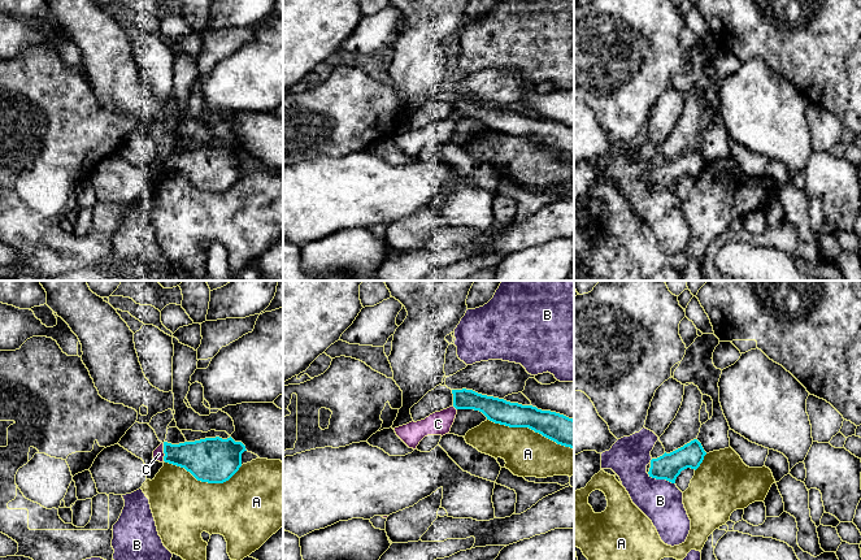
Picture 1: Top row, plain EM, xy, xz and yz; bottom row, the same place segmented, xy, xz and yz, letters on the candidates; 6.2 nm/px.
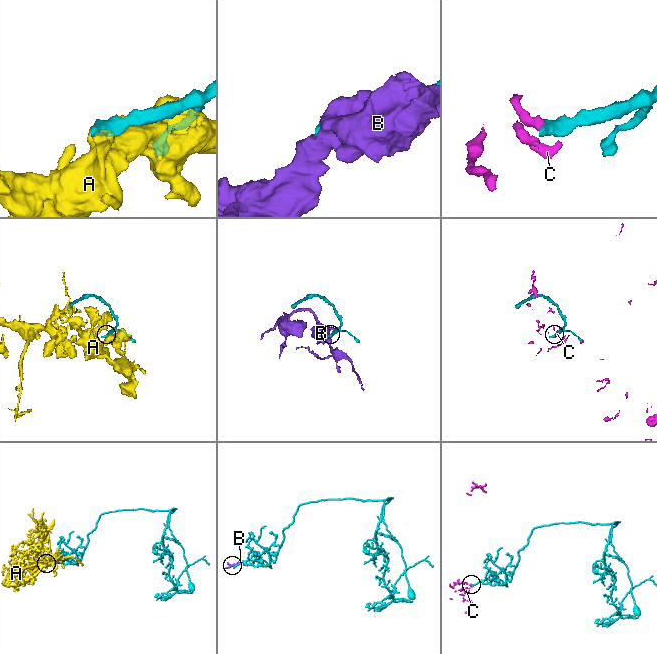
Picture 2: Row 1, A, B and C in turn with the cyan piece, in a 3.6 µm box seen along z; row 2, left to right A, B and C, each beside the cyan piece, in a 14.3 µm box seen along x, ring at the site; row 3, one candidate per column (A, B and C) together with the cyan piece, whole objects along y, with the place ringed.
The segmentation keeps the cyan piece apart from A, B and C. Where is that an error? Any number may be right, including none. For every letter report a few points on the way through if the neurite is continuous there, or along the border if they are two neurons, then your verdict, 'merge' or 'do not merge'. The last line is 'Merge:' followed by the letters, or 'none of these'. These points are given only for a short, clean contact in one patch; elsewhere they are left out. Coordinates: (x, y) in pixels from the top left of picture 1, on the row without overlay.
A: do not merge
B: do not merge
C: do not merge
Merge: none of these

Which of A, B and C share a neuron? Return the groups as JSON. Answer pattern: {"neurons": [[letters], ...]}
{"neurons": [["A"], ["B"], ["C"]]}

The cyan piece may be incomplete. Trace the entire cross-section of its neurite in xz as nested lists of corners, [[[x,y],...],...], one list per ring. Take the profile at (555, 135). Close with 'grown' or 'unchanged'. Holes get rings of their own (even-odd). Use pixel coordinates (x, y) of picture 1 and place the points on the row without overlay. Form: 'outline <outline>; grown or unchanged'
outline [[[452,99],[456,118],[482,121],[487,129],[509,136],[529,136],[535,142],[574,159],[574,129],[532,114],[510,112],[473,99]]]; unchanged

